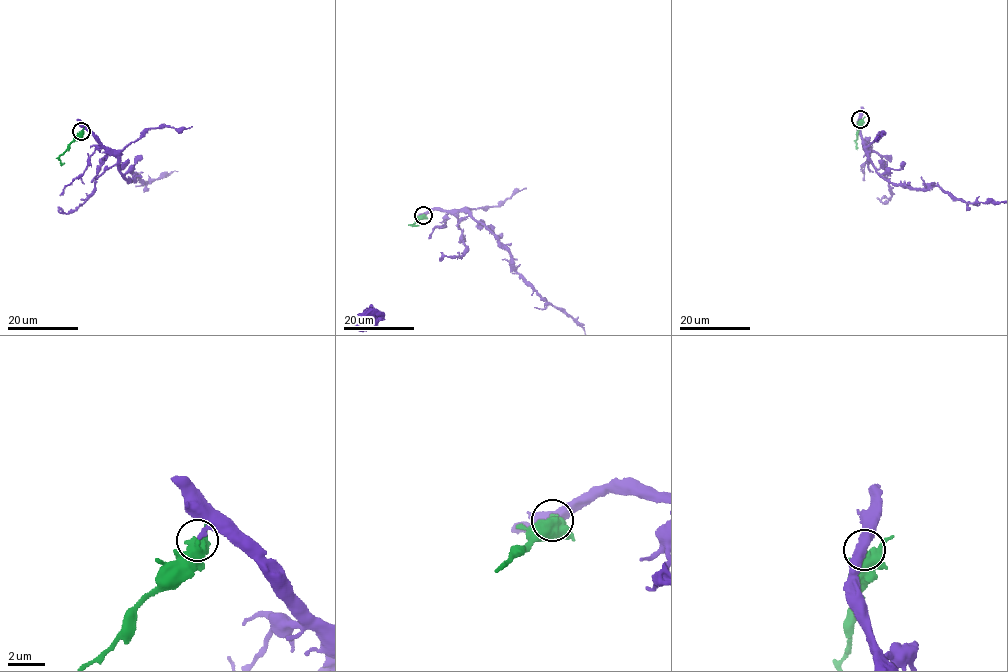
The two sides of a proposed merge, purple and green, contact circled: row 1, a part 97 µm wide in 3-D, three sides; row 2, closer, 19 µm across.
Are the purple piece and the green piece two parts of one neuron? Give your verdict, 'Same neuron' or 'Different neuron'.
Same neuron

